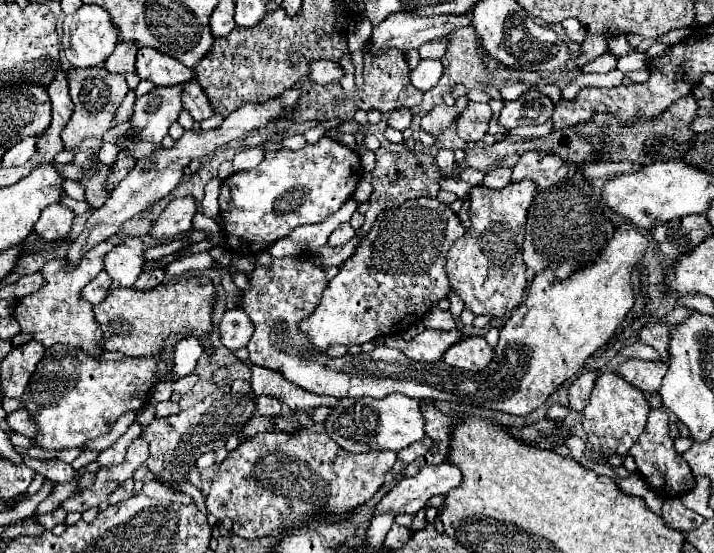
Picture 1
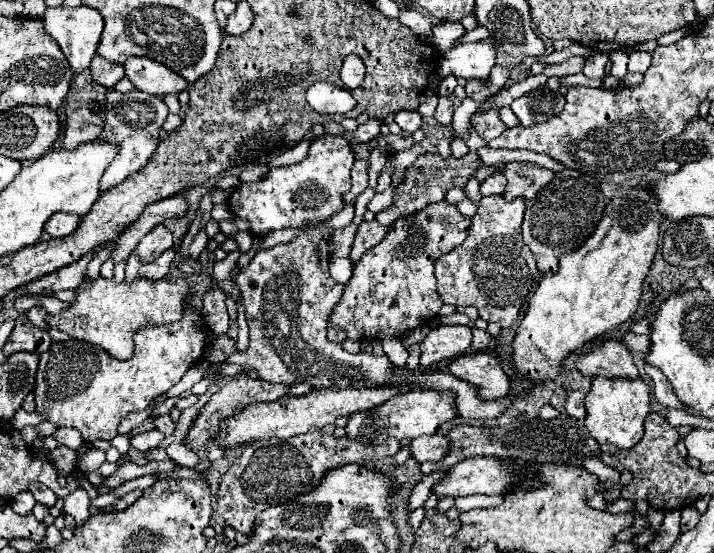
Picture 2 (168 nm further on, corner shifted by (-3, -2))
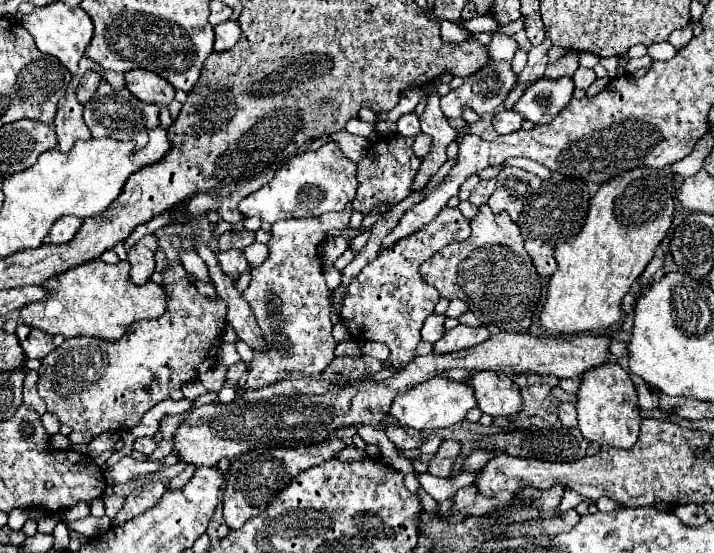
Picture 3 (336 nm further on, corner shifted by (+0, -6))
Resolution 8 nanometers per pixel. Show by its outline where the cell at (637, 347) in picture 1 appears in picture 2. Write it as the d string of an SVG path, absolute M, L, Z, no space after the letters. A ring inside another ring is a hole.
M646 368L646 374L650 376L650 380L654 382L654 396L662 406L668 408L678 408L684 410L686 406L676 398L676 394L672 392L672 386L668 384L668 378L658 370L658 368Z

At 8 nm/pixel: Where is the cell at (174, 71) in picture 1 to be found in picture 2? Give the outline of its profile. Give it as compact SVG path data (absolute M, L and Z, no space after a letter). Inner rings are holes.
M134 56L132 60L126 60L124 72L138 90L148 92L152 96L162 98L166 94L180 94L188 88L188 82L182 76L176 76L172 70L148 58Z

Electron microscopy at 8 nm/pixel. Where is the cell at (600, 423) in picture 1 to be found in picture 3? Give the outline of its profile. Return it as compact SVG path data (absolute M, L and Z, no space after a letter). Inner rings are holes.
M607 362L585 372L577 392L577 420L581 434L599 446L613 446L629 450L635 446L641 424L641 410L637 404L635 384L627 370L617 362Z

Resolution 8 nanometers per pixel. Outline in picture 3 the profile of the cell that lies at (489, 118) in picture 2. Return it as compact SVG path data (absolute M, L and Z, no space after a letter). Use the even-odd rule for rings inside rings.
M501 110L501 112L497 112L497 114L493 116L491 126L493 126L493 130L495 130L497 134L505 136L505 134L517 132L517 130L521 128L521 122L523 122L523 118L521 118L517 112L513 112L513 110Z

